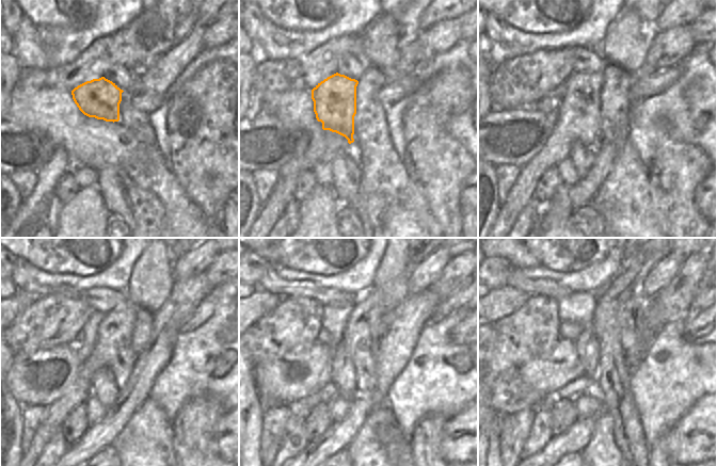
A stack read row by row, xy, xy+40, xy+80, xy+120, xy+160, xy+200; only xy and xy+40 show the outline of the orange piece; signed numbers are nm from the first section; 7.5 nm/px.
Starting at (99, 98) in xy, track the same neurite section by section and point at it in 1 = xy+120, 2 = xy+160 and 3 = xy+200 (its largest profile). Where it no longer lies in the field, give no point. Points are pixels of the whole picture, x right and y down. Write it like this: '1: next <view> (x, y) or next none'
1: next xy+120 (113, 349)
2: next xy+160 (361, 338)
3: next xy+200 (614, 372)

